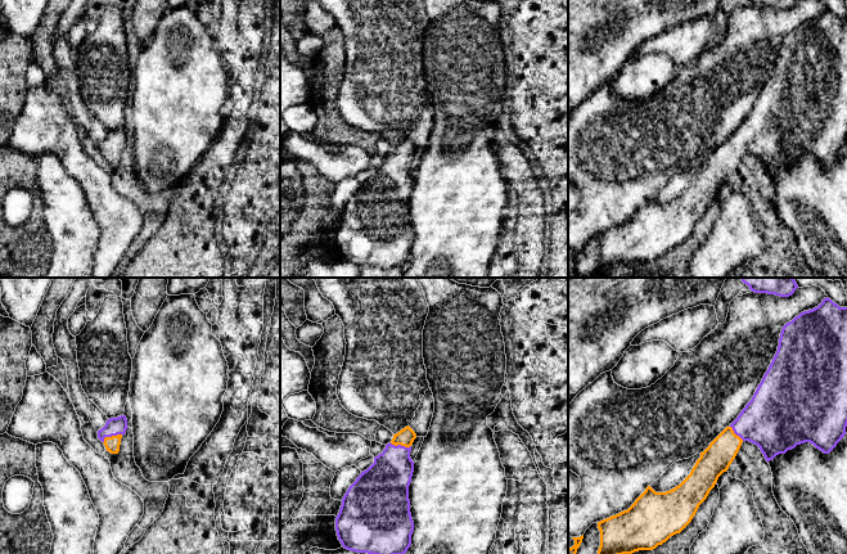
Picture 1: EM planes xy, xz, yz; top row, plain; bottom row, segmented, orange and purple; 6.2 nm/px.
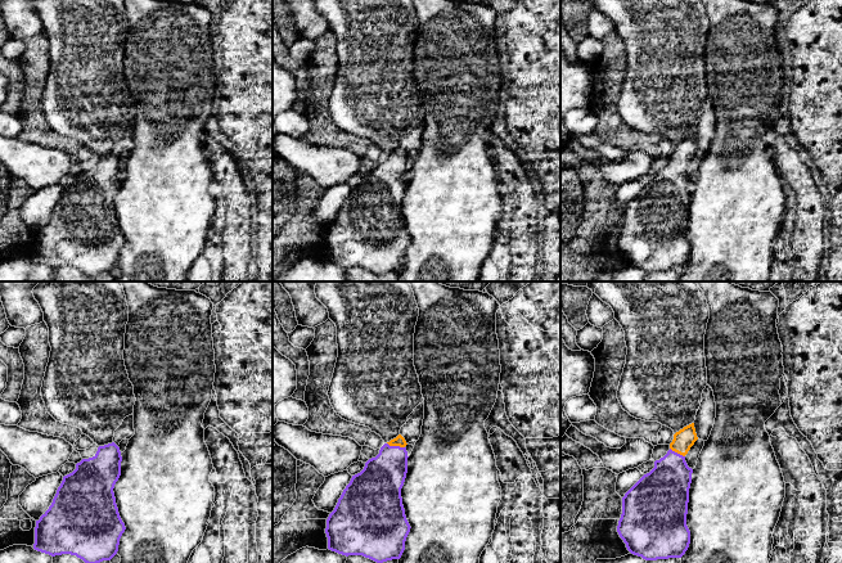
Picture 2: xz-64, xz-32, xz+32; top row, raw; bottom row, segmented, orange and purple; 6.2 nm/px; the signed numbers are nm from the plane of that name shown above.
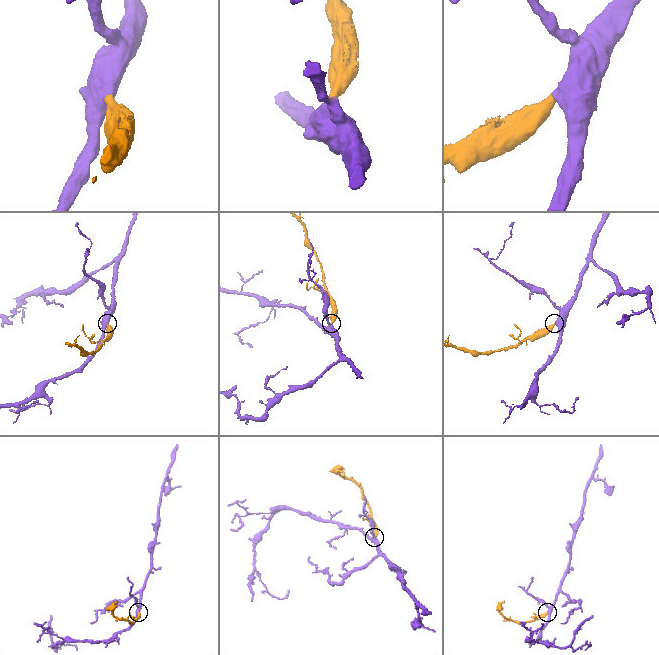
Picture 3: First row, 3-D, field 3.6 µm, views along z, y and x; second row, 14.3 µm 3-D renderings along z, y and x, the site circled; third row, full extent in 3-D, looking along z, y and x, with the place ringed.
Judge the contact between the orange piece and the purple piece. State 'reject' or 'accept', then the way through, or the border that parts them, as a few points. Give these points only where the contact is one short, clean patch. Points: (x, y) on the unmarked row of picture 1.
accept; runs through xy (112, 156), (112, 148), (115, 138)

